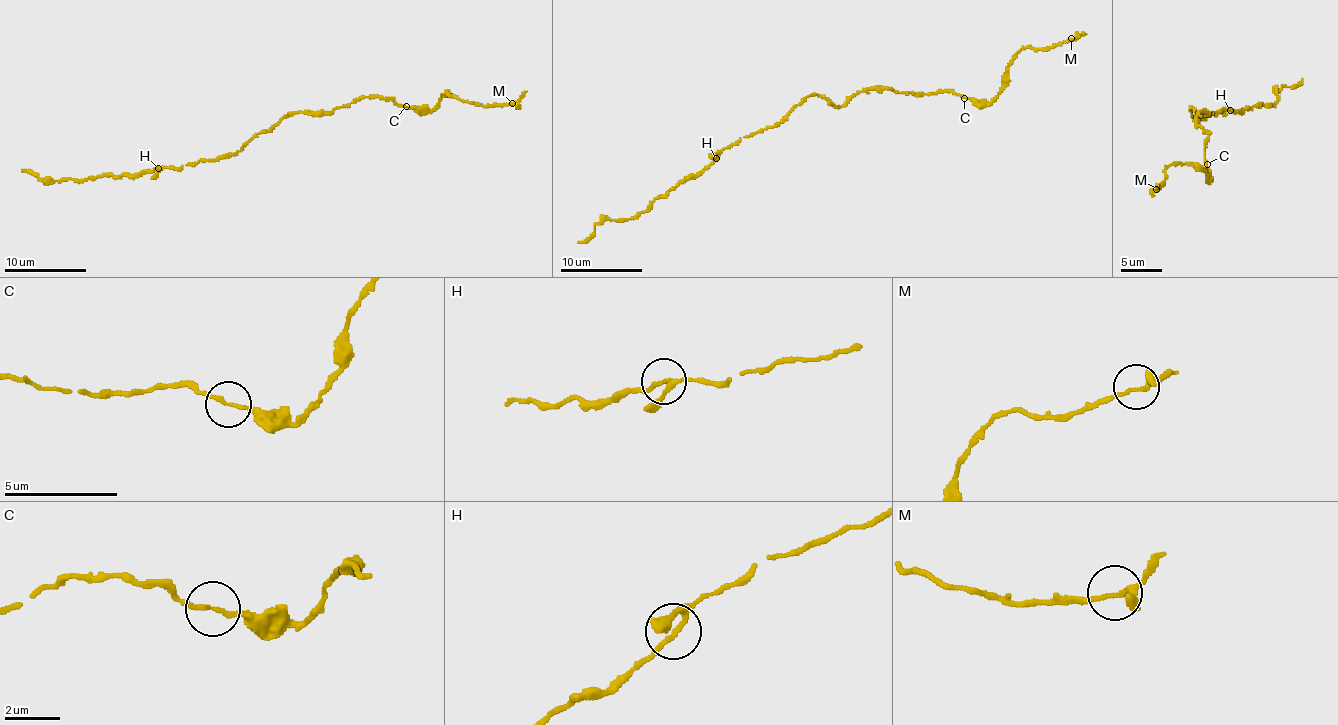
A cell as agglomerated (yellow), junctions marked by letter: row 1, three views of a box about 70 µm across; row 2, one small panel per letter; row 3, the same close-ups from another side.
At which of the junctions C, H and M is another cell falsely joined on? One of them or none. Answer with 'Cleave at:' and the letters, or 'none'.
Cleave at: none

